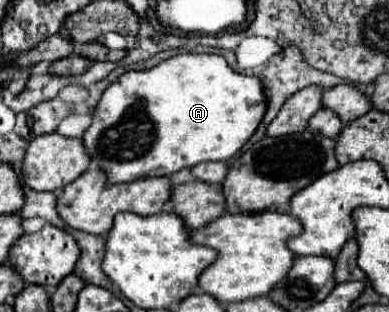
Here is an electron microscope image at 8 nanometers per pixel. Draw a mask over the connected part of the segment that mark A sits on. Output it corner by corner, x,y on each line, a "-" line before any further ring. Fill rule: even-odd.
178,54
178,56
172,56
172,58
156,64
150,70
130,70
130,72
122,74
114,84
110,84
106,88
106,92
102,94
102,100
98,102
98,106
94,110
92,126
86,130
82,140
84,140
84,146
90,154
90,158
92,158
92,164
102,168
108,174
110,184
134,182
134,180
140,180
140,178
148,178
148,176
170,176
172,172
178,172
182,168
192,168
192,166
206,162
206,160
228,160
228,158
232,158
252,138
252,134
260,126
266,110
268,110
266,88
264,88
262,80
258,76
246,76
246,74
236,72
234,68
228,66
226,58
218,56
218,54

